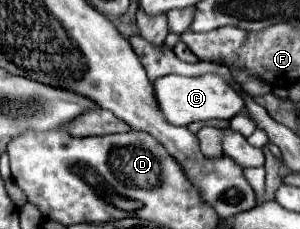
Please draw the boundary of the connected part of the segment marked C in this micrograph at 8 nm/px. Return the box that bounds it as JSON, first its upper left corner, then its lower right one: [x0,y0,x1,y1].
[155,74,245,126]

